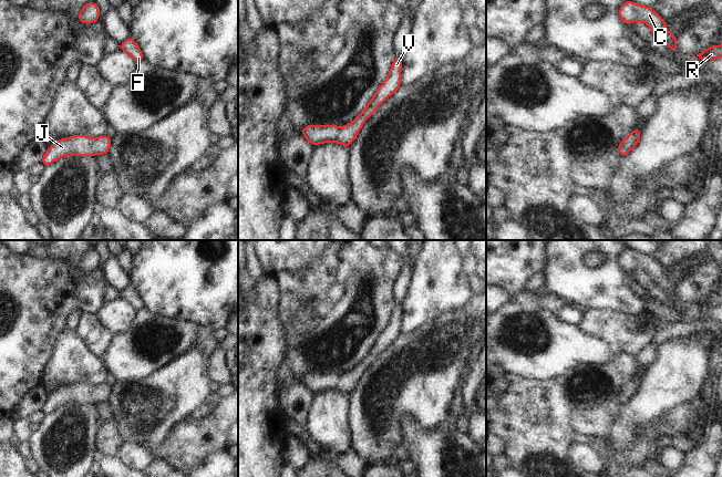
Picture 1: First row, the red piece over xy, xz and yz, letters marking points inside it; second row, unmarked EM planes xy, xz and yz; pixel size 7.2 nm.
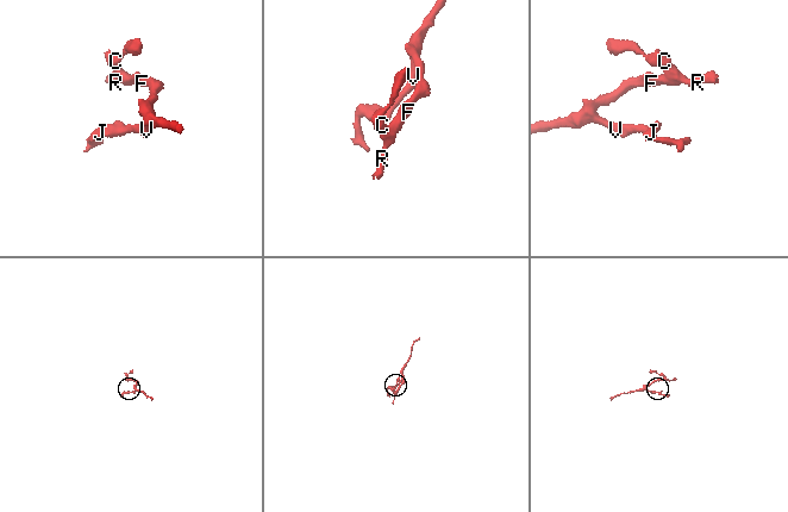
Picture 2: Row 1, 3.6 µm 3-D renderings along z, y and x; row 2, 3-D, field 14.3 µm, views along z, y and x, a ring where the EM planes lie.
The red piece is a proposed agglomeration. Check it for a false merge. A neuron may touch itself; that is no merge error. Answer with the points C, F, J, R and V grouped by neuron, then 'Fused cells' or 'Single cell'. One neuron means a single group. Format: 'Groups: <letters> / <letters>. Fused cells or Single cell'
Groups: C F J R V. Single cell.

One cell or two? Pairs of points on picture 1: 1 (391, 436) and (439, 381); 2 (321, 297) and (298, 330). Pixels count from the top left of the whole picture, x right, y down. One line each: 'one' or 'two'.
1: one
2: one

